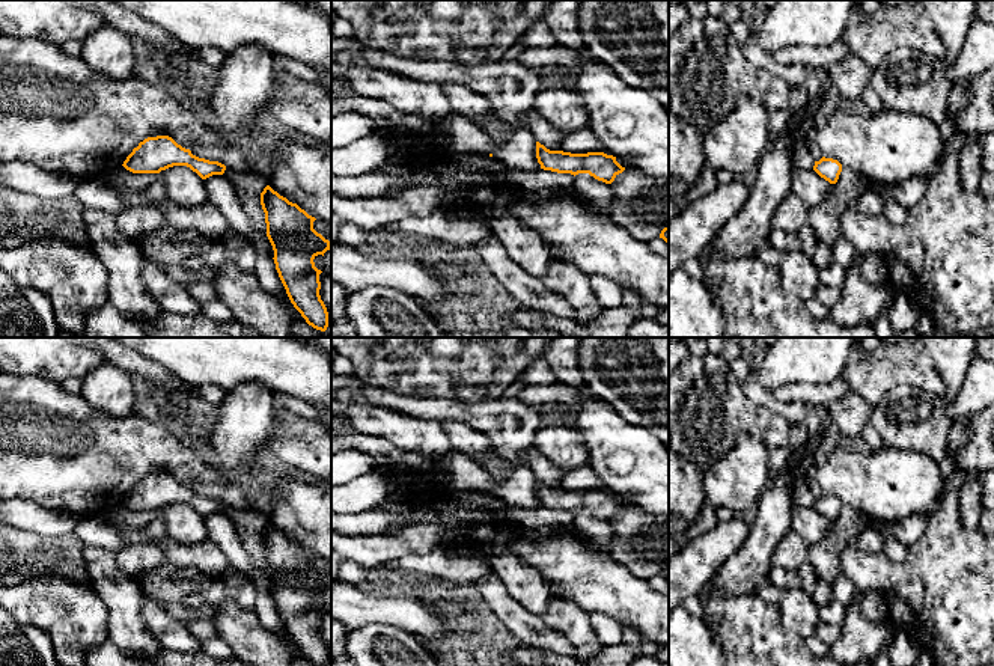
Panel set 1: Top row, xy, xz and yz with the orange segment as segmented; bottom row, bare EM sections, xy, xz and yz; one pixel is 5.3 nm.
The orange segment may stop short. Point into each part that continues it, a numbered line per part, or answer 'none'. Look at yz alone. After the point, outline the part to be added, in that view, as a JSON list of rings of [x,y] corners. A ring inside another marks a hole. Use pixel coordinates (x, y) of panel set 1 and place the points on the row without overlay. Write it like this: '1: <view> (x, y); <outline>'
1: yz (812, 526); [[[797,506],[792,517],[792,530],[798,533],[807,547],[822,541],[833,526],[833,521],[821,515],[815,508]]]

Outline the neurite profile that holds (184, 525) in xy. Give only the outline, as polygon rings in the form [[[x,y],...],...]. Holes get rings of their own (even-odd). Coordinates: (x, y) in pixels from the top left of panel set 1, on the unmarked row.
[[[173,503],[158,511],[169,535],[182,545],[193,545],[208,539],[205,518],[187,503]]]

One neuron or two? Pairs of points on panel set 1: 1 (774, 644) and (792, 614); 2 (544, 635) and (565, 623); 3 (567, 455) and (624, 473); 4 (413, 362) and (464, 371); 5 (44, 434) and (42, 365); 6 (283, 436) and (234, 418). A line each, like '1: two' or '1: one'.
1: two
2: two
3: two
4: one
5: two
6: two

